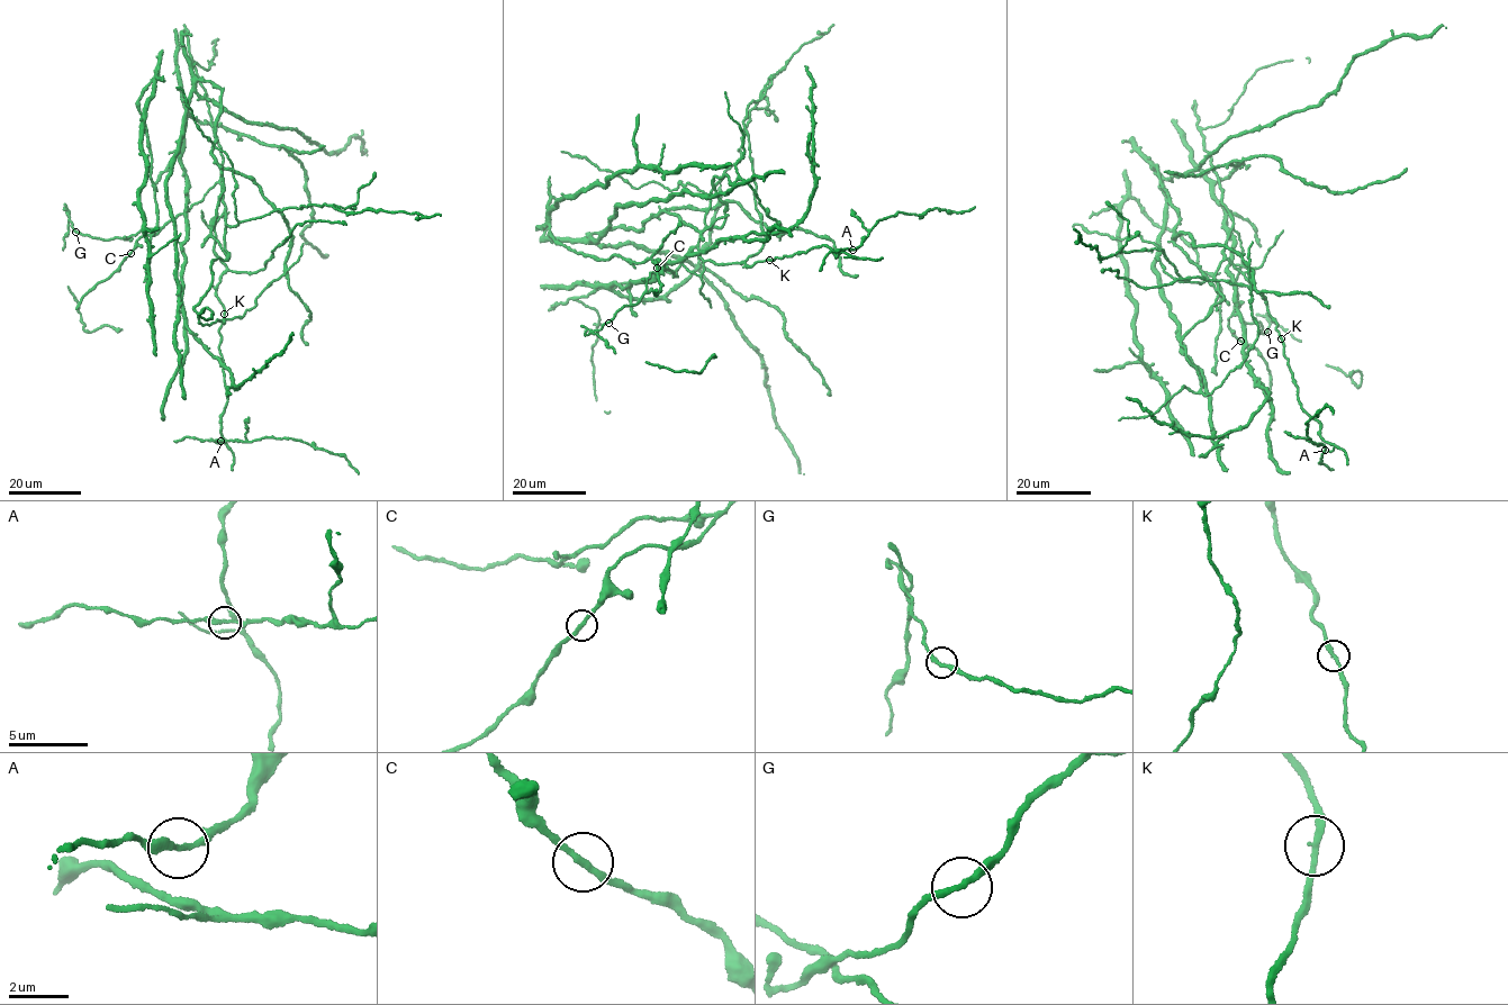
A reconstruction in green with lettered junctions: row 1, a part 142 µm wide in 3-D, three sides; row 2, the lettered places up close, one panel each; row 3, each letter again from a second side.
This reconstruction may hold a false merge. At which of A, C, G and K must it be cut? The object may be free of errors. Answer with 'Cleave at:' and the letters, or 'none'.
Cleave at: none

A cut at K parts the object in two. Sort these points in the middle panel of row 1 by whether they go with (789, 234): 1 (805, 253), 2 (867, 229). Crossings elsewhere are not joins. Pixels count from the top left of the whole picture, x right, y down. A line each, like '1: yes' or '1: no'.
1: no
2: yes

